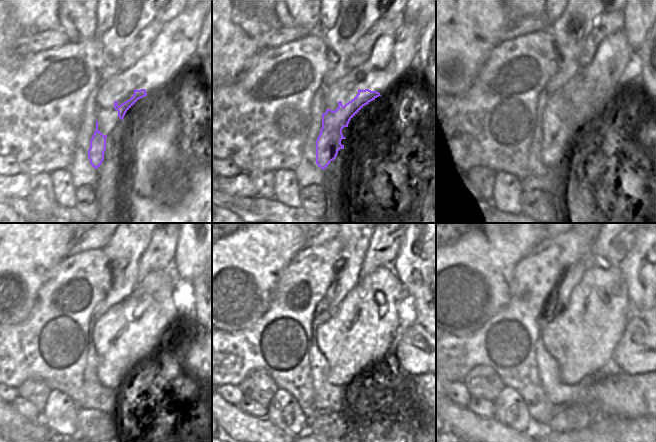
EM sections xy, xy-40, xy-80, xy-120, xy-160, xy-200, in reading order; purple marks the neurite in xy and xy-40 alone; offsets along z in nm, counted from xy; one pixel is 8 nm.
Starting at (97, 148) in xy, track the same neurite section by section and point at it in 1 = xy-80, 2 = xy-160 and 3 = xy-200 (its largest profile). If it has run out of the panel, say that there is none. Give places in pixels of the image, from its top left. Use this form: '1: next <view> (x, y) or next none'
1: next xy-80 (560, 123)
2: next xy-160 (350, 352)
3: next xy-200 (601, 298)

